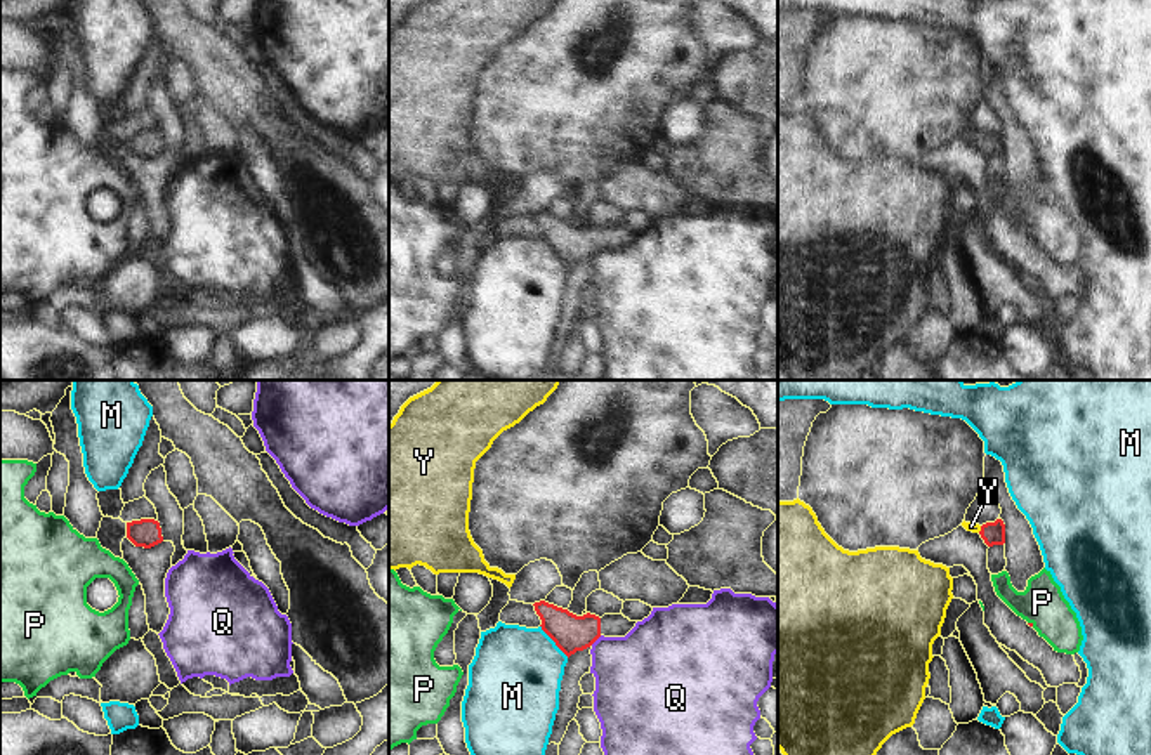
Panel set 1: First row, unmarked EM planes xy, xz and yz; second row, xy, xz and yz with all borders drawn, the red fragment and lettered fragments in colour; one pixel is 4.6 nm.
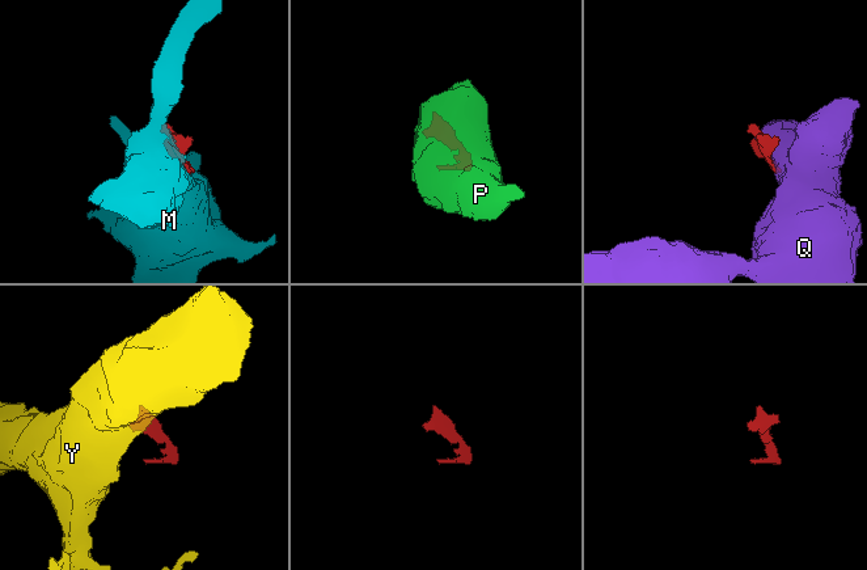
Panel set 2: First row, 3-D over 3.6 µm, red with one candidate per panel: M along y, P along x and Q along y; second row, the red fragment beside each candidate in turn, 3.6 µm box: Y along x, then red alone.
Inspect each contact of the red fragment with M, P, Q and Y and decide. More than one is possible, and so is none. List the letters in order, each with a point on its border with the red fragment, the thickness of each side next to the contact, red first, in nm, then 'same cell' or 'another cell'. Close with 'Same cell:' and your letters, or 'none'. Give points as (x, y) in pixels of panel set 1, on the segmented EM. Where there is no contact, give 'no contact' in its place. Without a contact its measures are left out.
M: xz (552, 639) | 170/420 nm | another cell
P: yz (1032, 623) | 20/200 nm | another cell
Q: xz (596, 639) | 170/380 nm | another cell
Y: yz (981, 530) | 110/50 nm | same cell
Same cell: Y

